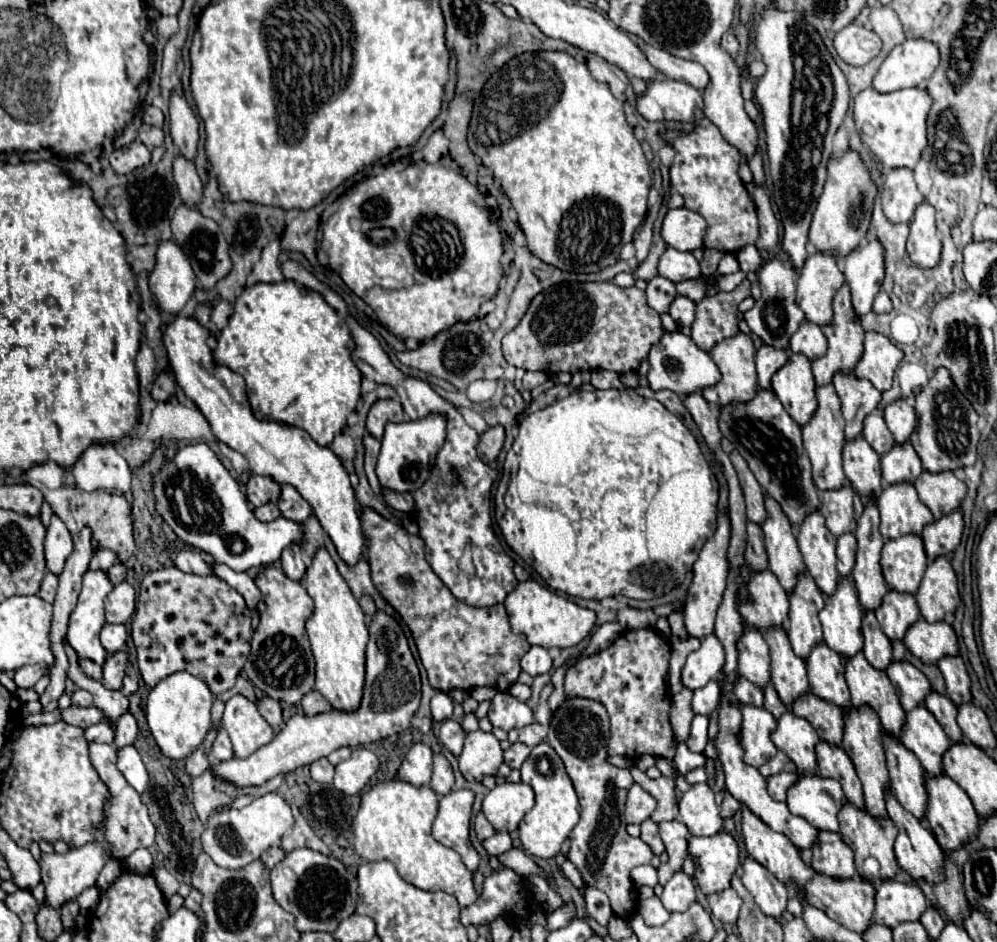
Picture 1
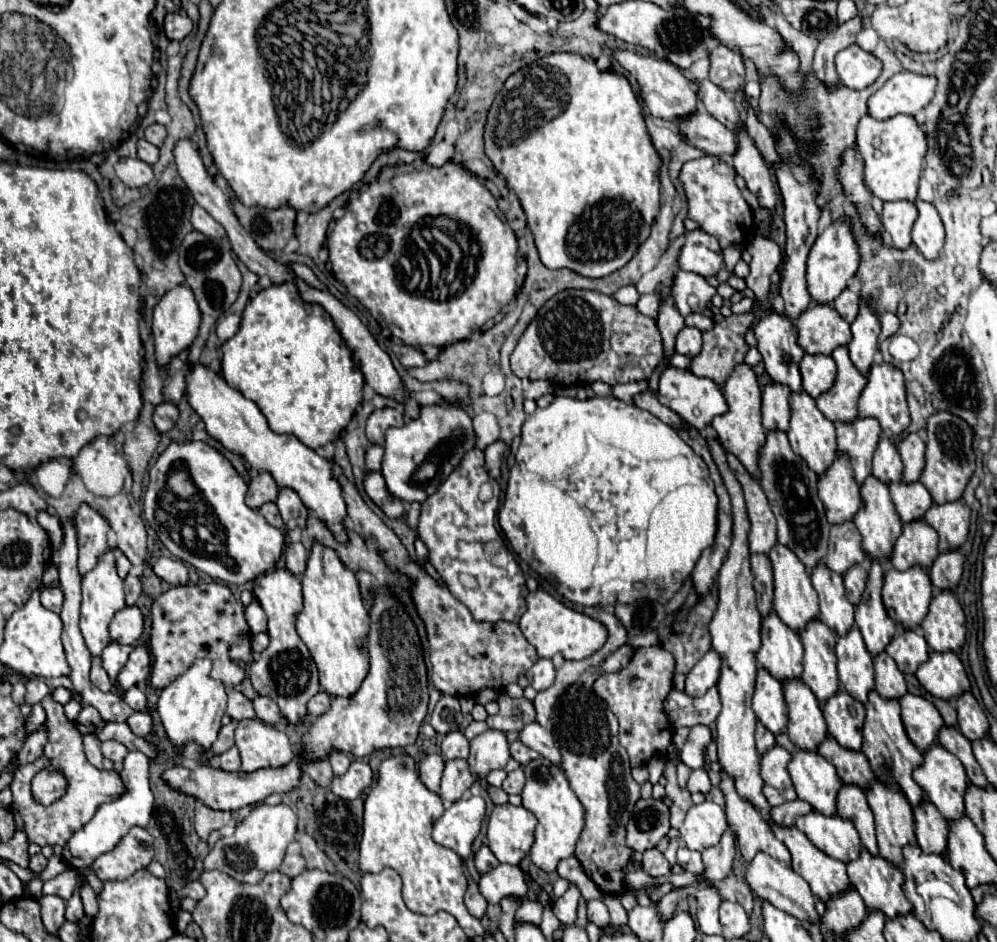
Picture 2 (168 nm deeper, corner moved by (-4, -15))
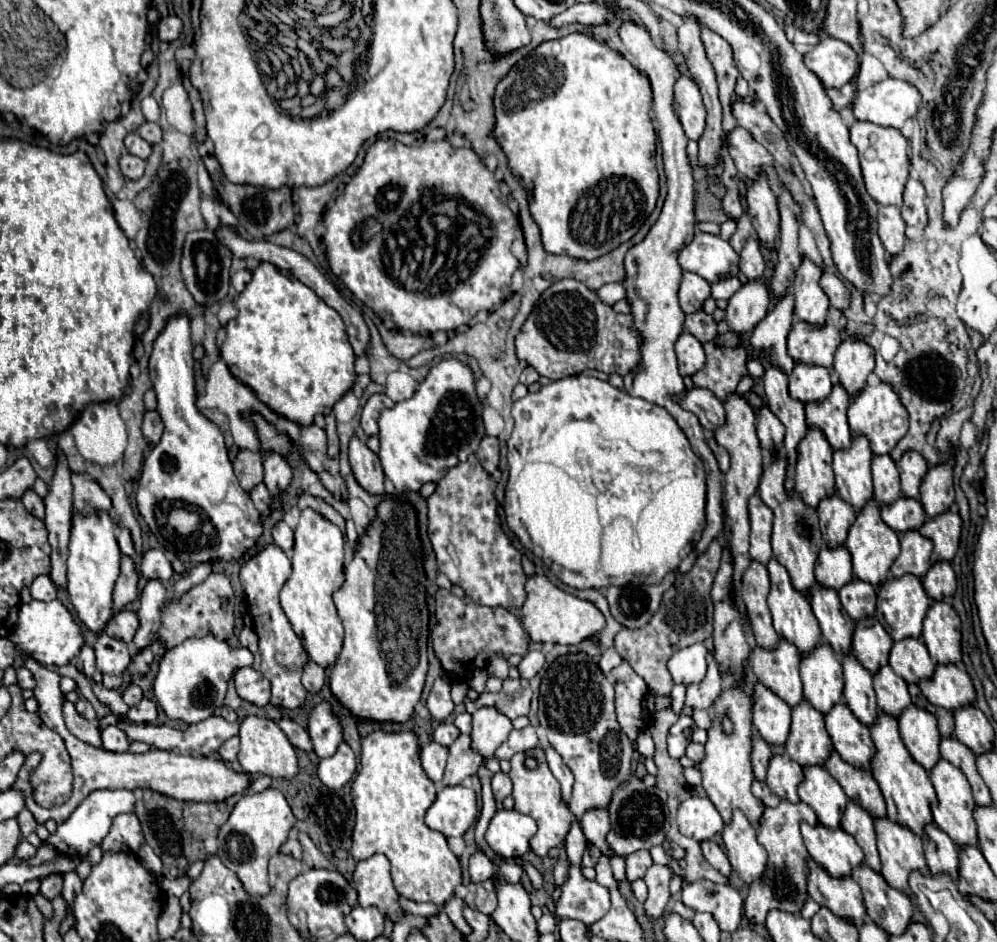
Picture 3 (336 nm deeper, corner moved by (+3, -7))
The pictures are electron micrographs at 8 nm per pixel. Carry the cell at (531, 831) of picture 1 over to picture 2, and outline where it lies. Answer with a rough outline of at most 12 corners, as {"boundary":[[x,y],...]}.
{"boundary":[[547,759],[525,767],[539,825],[531,861],[553,873],[575,851],[585,809]]}

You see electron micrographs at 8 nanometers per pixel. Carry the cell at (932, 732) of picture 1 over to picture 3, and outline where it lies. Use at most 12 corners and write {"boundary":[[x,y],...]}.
{"boundary":[[958,767],[930,771],[934,823],[958,849],[978,847],[976,803]]}

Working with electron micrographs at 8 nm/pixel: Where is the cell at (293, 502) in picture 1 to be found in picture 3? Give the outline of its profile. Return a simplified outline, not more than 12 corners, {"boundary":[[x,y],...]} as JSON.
{"boundary":[[264,451],[264,485],[282,495],[292,467],[276,451]]}

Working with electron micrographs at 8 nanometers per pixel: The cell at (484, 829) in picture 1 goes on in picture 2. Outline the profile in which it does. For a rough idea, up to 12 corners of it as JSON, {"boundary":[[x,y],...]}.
{"boundary":[[487,845],[475,853],[479,873],[497,867],[499,861]]}

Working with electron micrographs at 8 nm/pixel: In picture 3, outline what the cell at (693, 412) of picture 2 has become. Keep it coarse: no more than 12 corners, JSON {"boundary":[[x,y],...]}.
{"boundary":[[700,387],[676,397],[706,431],[726,423],[724,403]]}

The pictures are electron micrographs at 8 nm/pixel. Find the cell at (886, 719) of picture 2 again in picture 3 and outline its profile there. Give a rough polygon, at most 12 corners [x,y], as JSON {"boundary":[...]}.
{"boundary":[[896,719],[870,727],[888,819],[922,837],[938,803]]}

